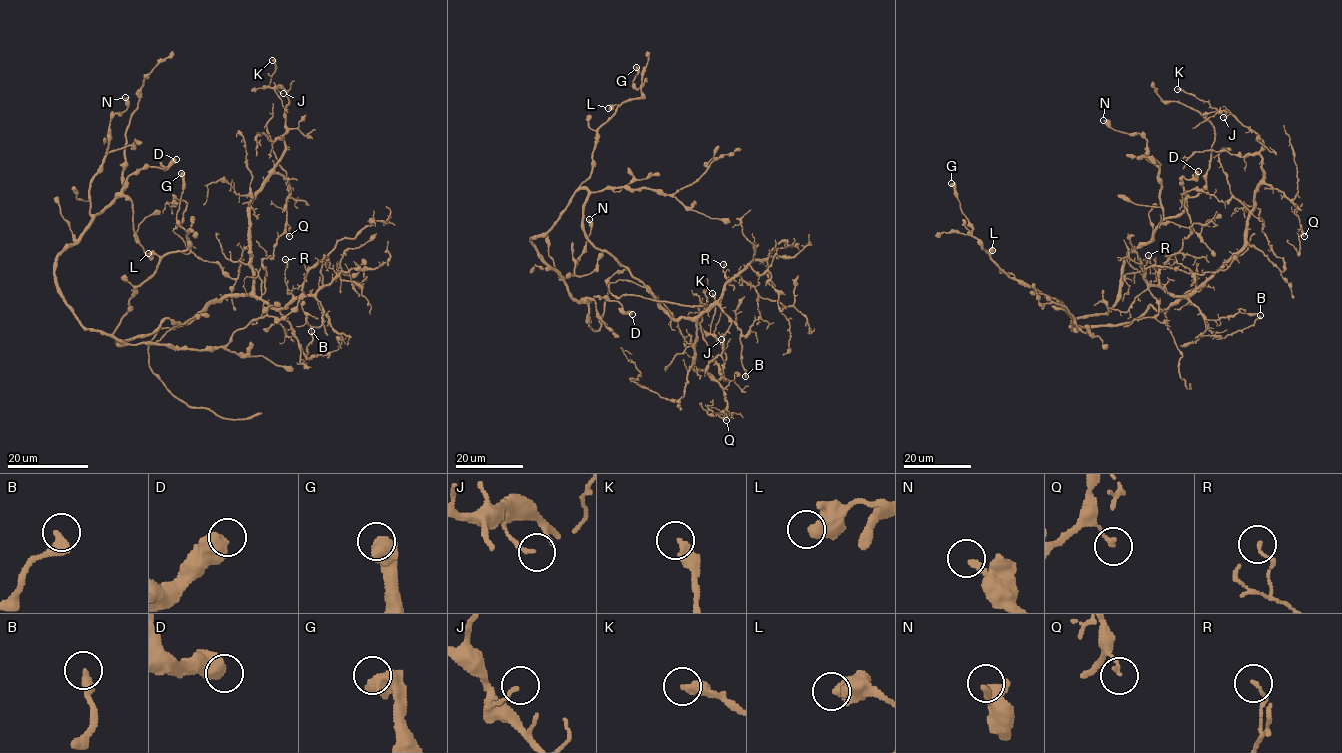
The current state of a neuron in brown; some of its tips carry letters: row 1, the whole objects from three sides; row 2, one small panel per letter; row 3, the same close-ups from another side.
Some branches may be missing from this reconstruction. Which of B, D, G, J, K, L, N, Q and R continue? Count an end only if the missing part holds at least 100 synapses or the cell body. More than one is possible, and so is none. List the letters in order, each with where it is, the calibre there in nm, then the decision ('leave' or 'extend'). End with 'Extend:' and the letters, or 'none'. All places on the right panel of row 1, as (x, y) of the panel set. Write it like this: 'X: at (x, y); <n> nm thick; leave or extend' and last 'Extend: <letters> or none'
B: at (1260, 315); 440 nm thick; leave
D: at (1198, 171); 700 nm thick; leave
G: at (951, 183); 700 nm thick; leave
J: at (1223, 117); 120 nm thick; leave
K: at (1177, 89); 360 nm thick; leave
L: at (992, 250); 550 nm thick; leave
N: at (1103, 120); 240 nm thick; leave
Q: at (1304, 236); 130 nm thick; leave
R: at (1148, 255); 120 nm thick; leave
Extend: none

